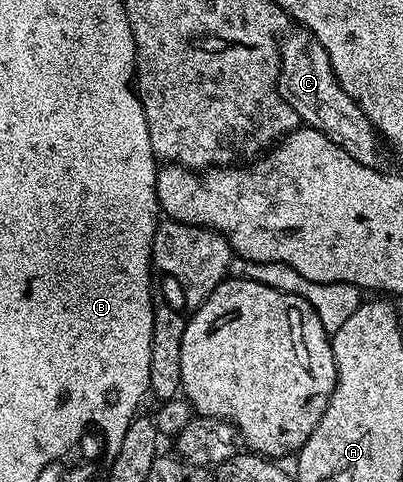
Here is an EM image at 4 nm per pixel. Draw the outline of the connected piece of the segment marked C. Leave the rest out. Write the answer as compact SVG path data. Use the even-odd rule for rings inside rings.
M306 29L293 31L282 40L279 48L281 97L291 106L293 113L297 113L300 121L325 133L325 137L329 137L333 145L345 149L345 153L349 153L353 161L361 161L361 165L366 167L379 167L380 136L367 114L360 109L359 104L352 101L337 81L333 65L329 61L329 53L325 53L321 41L314 39L310 31Z

